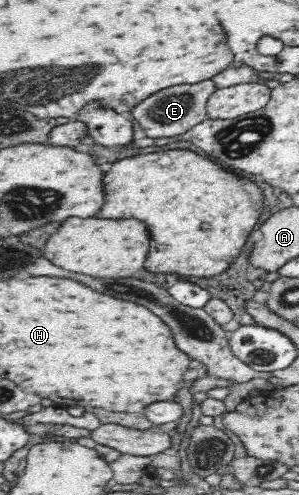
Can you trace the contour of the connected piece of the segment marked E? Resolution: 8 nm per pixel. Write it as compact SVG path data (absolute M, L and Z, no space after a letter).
M204 80L198 84L180 84L166 90L160 90L156 94L149 95L132 108L130 116L140 123L140 130L148 138L176 138L188 132L195 124L208 118L208 98L217 88L211 80Z

